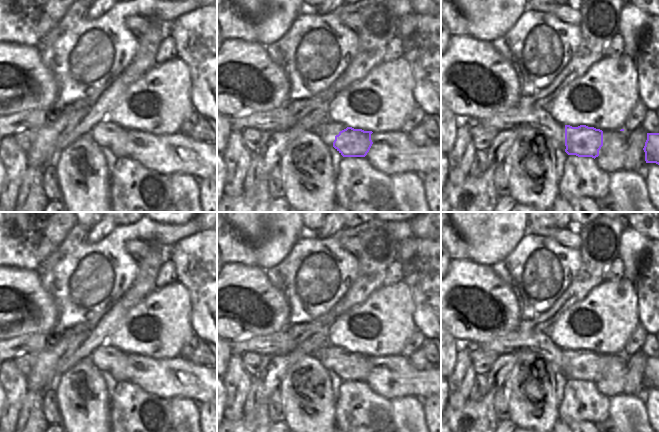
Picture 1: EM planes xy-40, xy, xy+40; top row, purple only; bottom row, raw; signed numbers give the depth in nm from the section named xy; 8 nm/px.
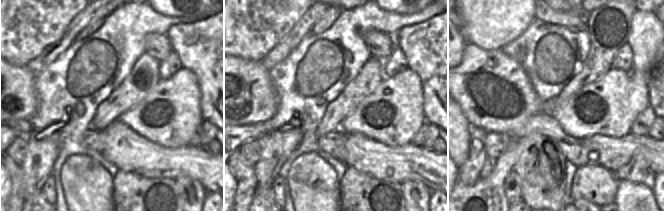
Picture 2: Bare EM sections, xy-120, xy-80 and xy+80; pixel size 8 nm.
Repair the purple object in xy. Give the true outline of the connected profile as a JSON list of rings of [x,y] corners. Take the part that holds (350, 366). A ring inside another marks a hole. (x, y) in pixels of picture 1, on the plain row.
[[[331,344],[317,351],[315,356],[326,369],[334,371],[343,381],[365,381],[373,368],[371,364],[372,355],[354,353]]]

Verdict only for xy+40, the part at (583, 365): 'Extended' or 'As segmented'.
As segmented.

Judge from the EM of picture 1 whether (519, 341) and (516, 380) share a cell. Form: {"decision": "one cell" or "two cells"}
{"decision": "two cells"}

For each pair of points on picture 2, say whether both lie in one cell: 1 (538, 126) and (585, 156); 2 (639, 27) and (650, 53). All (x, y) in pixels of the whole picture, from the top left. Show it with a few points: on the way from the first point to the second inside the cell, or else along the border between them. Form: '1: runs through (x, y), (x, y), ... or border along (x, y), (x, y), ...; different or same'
1: runs through (550, 131), (561, 142), (566, 143), (573, 149); same
2: runs through (645, 33), (647, 35), (647, 47); same

